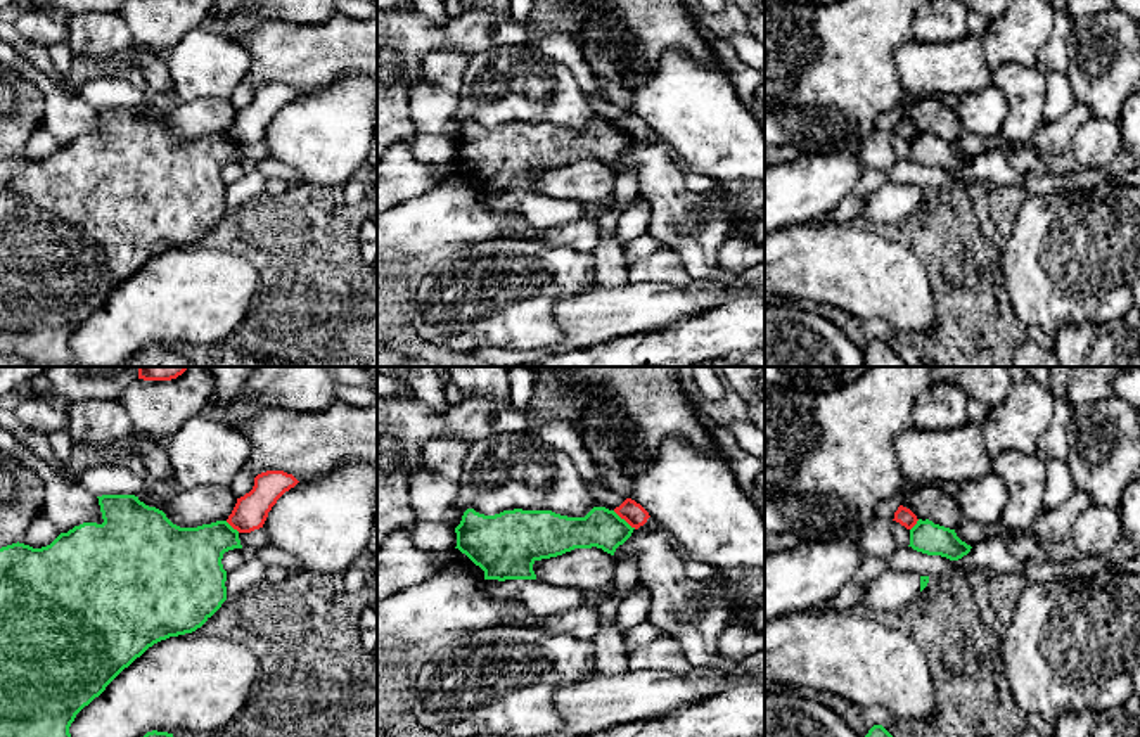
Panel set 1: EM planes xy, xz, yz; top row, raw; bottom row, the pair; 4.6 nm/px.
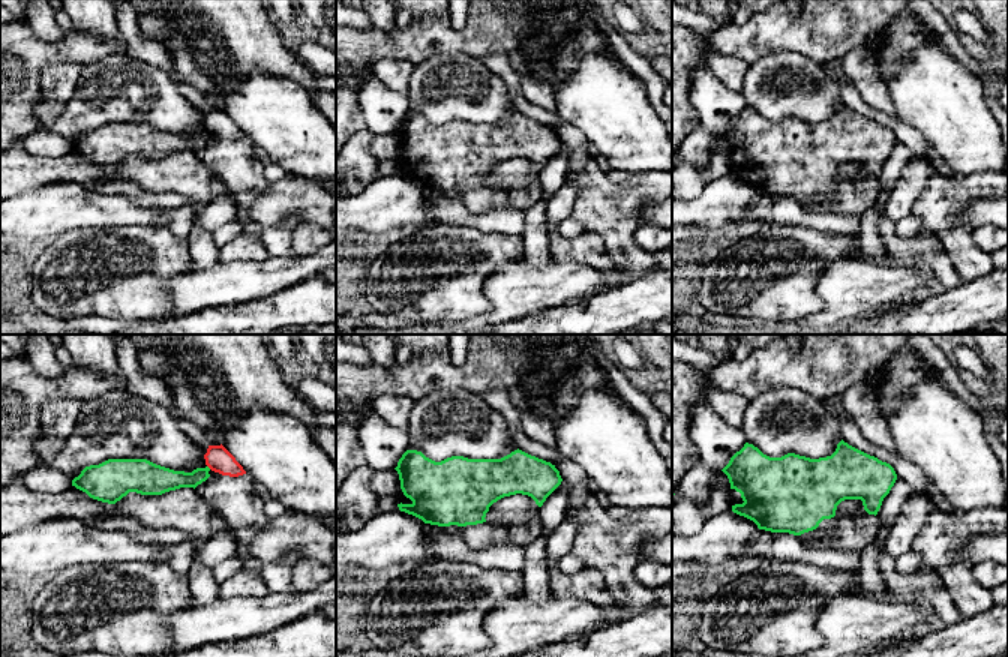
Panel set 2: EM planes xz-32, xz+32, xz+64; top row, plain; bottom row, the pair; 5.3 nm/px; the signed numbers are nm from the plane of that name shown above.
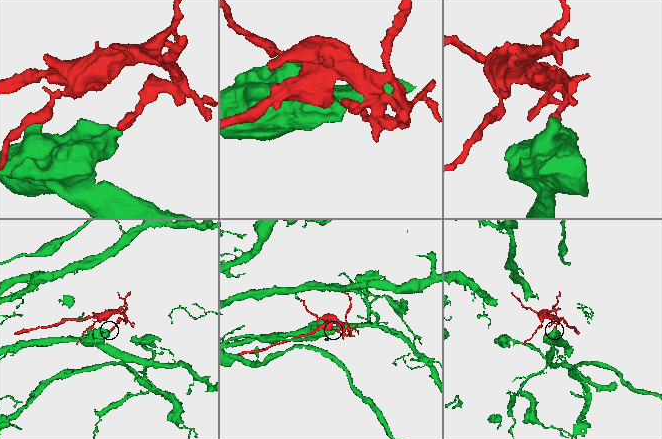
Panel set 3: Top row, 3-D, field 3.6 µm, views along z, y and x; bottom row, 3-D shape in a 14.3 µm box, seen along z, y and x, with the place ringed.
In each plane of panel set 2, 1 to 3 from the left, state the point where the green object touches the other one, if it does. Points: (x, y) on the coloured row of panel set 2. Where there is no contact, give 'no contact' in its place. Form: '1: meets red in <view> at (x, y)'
1: meets red in xz-32 at (209, 467)
2: no contact
3: no contact

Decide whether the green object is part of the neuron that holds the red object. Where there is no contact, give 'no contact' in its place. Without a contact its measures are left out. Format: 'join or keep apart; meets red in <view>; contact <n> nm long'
keep apart; meets red in xz; contact 140 nm long

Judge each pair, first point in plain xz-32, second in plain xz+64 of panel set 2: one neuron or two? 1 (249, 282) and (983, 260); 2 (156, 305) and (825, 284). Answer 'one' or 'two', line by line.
1: two
2: two

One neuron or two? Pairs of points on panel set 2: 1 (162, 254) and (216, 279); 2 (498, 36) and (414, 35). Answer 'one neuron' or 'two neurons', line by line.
1: two neurons
2: one neuron

